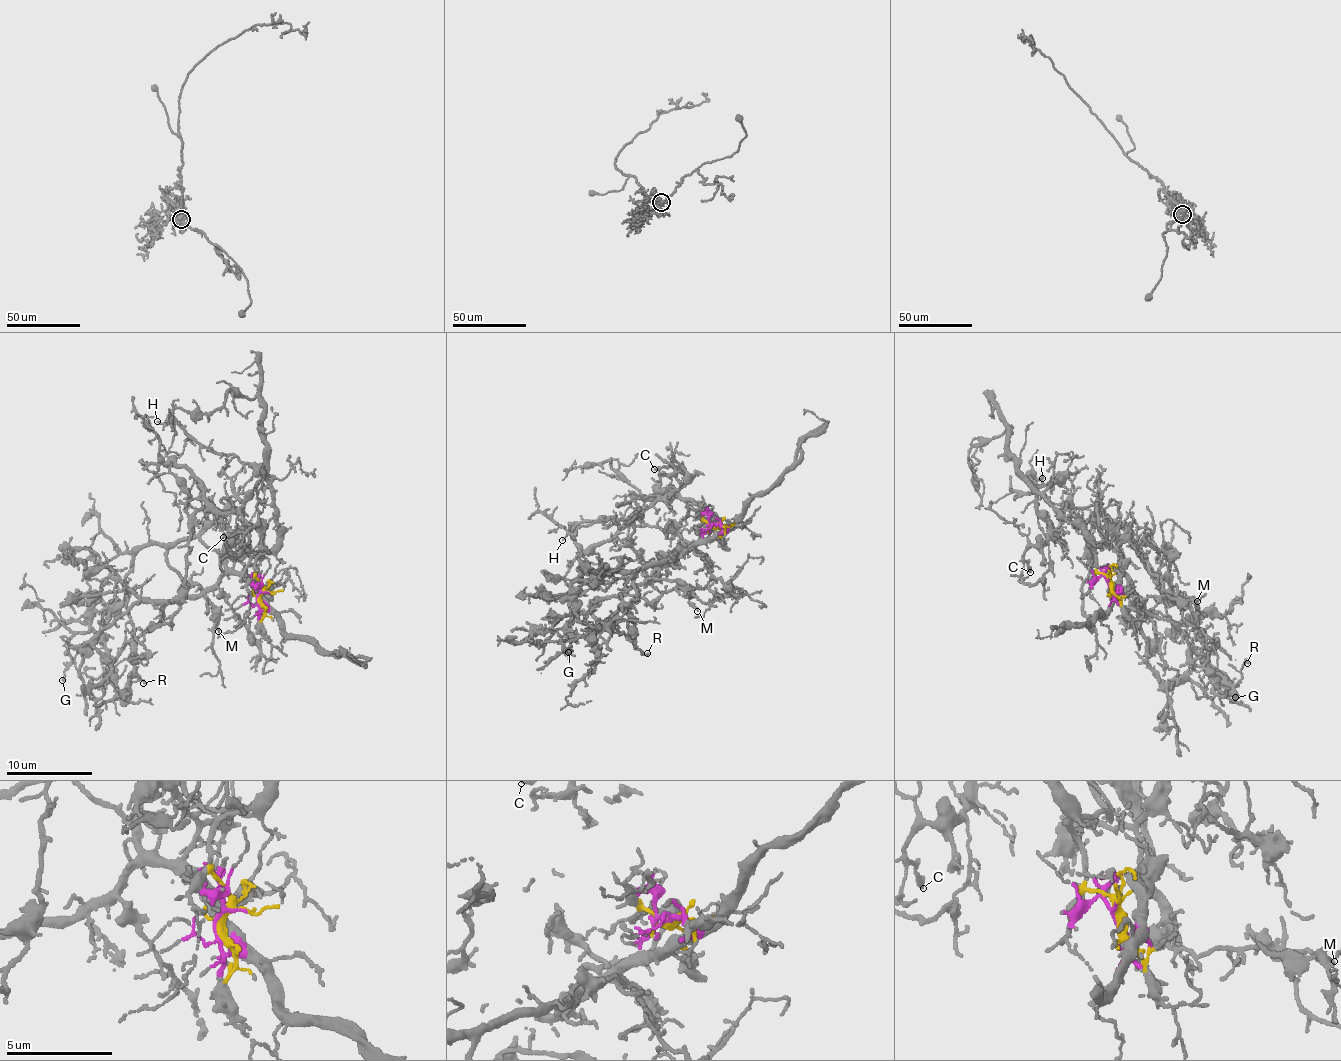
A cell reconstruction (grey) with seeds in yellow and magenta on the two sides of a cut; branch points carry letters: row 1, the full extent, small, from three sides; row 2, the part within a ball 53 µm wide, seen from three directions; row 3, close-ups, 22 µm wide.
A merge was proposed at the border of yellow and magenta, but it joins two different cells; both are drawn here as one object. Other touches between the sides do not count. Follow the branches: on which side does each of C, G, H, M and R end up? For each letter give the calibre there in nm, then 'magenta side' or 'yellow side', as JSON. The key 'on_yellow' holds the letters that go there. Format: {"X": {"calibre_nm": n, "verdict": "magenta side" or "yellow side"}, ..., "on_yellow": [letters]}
{"C": {"calibre_nm": 300, "verdict": "yellow side"}, "G": {"calibre_nm": 190, "verdict": "magenta side"}, "H": {"calibre_nm": 90, "verdict": "yellow side"}, "M": {"calibre_nm": 140, "verdict": "magenta side"}, "R": {"calibre_nm": 170, "verdict": "magenta side"}, "on_yellow": ["C", "H"]}

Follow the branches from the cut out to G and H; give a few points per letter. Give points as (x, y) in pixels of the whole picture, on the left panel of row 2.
G: (260, 594), (259, 580), (235, 572), (166, 600), (139, 598), (109, 576), (90, 629), (69, 639), (62, 681)
H: (259, 597), (256, 560), (280, 527), (266, 486), (251, 467), (156, 421)

